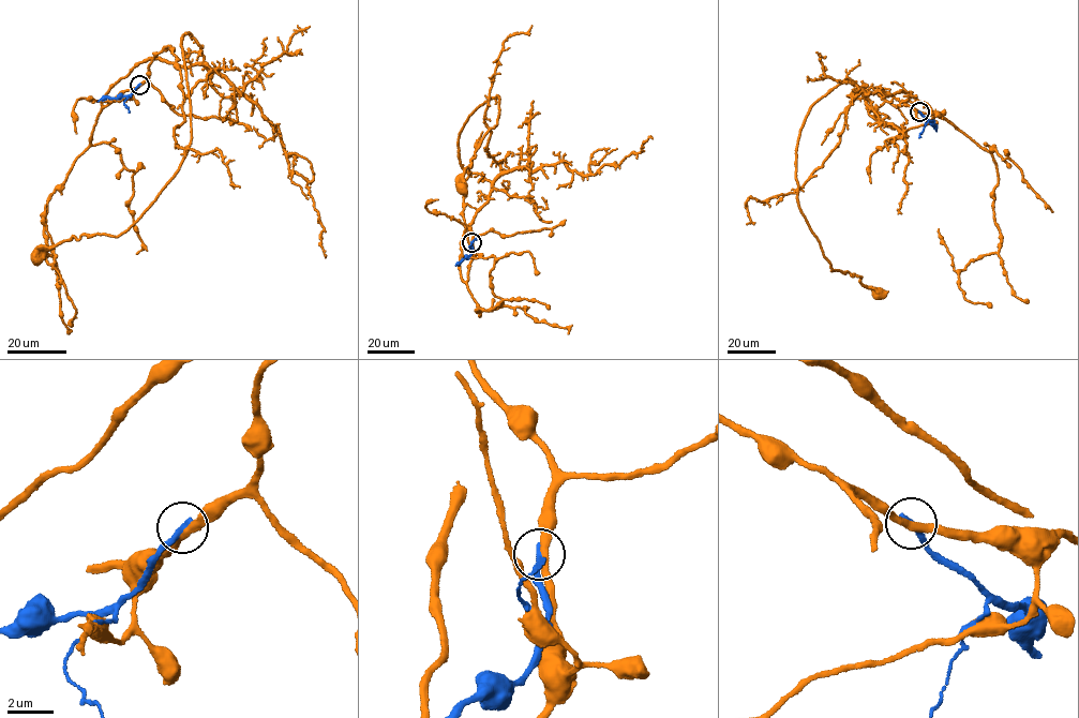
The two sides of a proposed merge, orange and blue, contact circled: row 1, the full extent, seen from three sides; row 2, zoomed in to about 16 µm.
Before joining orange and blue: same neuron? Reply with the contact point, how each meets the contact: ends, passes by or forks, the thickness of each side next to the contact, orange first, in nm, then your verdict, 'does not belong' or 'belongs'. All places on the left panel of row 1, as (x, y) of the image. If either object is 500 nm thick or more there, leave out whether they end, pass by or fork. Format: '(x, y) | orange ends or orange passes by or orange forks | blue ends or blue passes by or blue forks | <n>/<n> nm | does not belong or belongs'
(139, 85) | orange passes by | blue ends | 320/320 nm | does not belong

